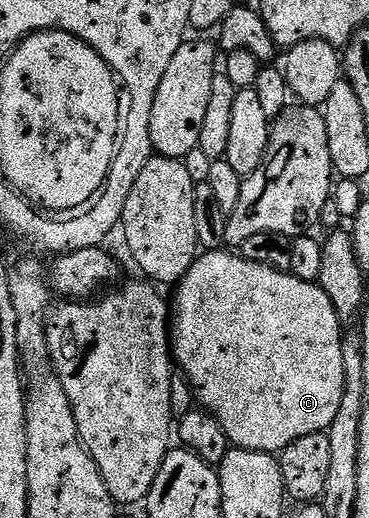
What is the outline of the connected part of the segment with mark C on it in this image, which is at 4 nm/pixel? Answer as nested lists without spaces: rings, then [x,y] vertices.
[[[207,250],[196,256],[193,266],[189,266],[189,270],[180,278],[174,289],[175,304],[173,300],[173,311],[169,316],[171,354],[178,371],[183,373],[191,384],[194,399],[215,416],[217,422],[221,422],[221,430],[225,430],[234,447],[278,454],[293,442],[297,442],[297,438],[305,438],[305,434],[326,432],[331,427],[333,418],[337,418],[337,409],[341,407],[341,398],[345,394],[345,332],[337,318],[337,310],[333,310],[333,302],[329,302],[329,294],[325,294],[325,290],[321,290],[318,283],[310,284],[290,272],[261,266],[261,262],[249,262],[242,254],[235,253],[234,256],[227,251],[231,250]]]

